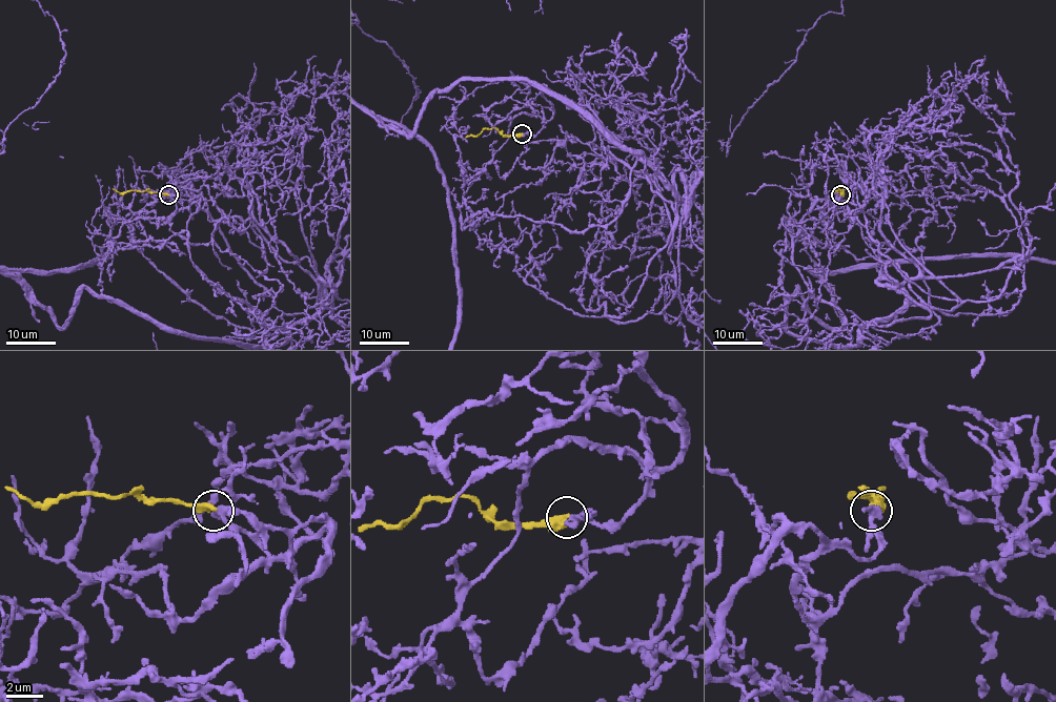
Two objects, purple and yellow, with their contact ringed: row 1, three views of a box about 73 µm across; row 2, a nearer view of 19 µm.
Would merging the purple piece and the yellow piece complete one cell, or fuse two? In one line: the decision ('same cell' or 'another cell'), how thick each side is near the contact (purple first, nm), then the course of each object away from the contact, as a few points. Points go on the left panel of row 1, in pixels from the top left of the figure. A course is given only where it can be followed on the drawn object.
same cell; calibres 360 and 460 nm; course yellow (168, 194), (116, 192), (113, 188)

